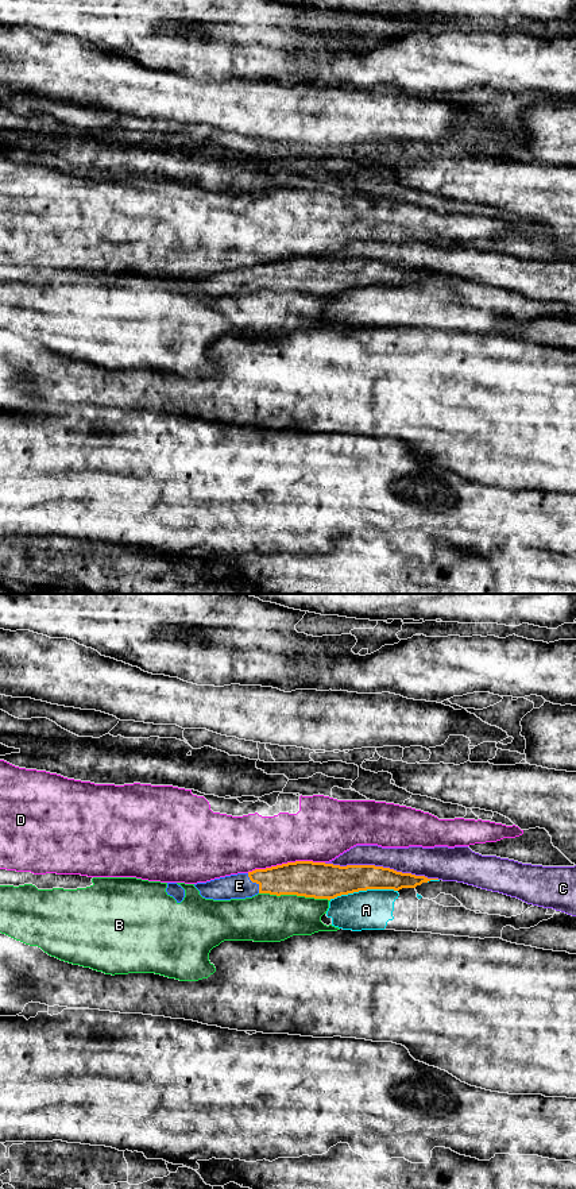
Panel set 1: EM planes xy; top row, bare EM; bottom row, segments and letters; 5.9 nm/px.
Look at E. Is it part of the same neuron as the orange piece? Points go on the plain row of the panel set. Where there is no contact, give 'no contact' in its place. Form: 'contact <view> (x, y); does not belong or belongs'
contact xy (255, 277); belongs

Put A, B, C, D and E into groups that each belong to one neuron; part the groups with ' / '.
A / B / C / D / E

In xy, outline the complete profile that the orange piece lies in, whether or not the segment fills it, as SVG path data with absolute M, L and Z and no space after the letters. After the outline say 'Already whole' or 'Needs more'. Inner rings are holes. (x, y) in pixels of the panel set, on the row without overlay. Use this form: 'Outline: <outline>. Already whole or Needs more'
Outline: M295 256L295 258L287 258L287 259L266 263L266 265L255 265L248 269L231 270L231 271L214 274L206 278L197 278L194 279L194 282L200 286L200 290L202 293L213 294L213 296L246 294L246 293L252 293L258 289L270 289L270 290L277 290L277 292L297 290L297 292L305 292L305 293L330 296L341 290L348 290L348 289L367 286L367 285L399 286L402 283L415 283L417 281L421 281L422 278L428 278L430 275L438 275L438 274L428 274L425 271L402 269L390 263L375 262L375 260L340 262L340 260L325 259L325 258Z. Needs more

